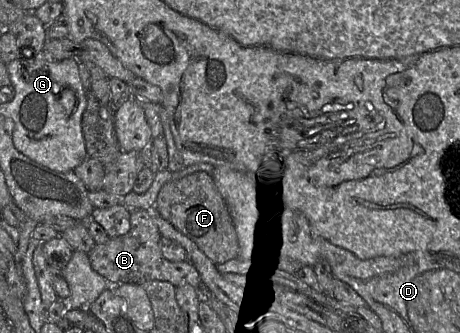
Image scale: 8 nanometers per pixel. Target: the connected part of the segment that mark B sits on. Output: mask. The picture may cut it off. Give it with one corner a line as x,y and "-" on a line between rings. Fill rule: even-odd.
131,210
130,230
122,236
110,238
103,244
95,244
88,253
91,267
110,285
142,284
147,281
159,280
170,282
176,287
191,285
199,289
204,288
201,274
190,259
171,261
163,256
160,238
157,223
148,210

